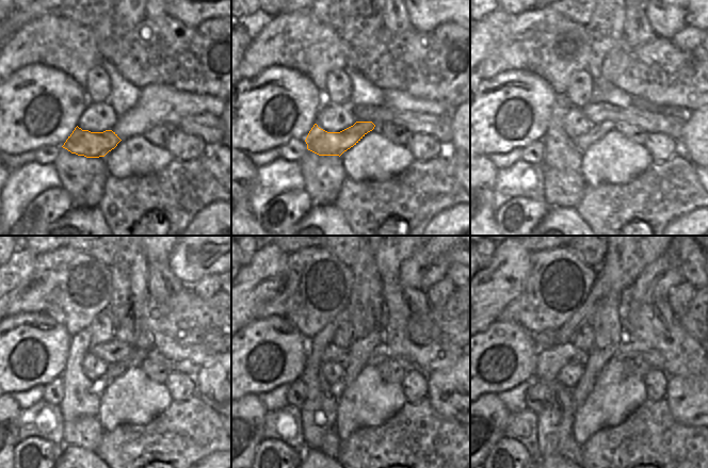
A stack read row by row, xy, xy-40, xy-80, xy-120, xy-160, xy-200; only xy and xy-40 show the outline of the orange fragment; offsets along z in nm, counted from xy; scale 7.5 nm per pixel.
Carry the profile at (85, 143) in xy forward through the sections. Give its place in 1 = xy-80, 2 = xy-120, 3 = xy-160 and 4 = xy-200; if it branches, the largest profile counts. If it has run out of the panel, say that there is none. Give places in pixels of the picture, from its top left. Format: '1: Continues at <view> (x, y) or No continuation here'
1: Continues at xy-80 (595, 132)
2: Continues at xy-120 (116, 369)
3: Continues at xy-160 (382, 352)
4: Continues at xy-200 (629, 349).

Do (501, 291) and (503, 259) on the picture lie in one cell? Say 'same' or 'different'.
same

